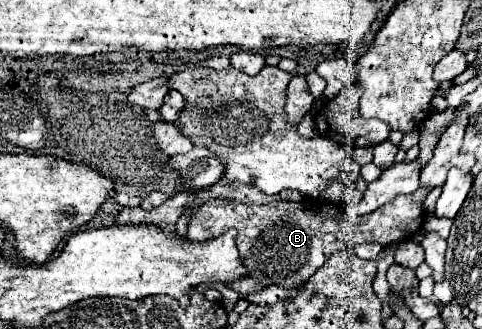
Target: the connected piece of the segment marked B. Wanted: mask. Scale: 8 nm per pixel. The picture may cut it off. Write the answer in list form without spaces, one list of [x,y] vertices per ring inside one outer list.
[[[417,188],[411,194],[395,196],[391,202],[379,206],[371,214],[363,214],[363,216],[355,216],[355,218],[353,218],[351,210],[337,208],[337,204],[325,202],[321,198],[307,198],[307,200],[303,198],[299,202],[279,200],[279,202],[271,202],[271,204],[265,204],[265,206],[243,204],[243,202],[237,202],[237,200],[227,202],[227,200],[221,200],[221,198],[211,198],[205,204],[201,204],[201,208],[195,214],[191,214],[187,240],[205,242],[205,240],[217,238],[219,234],[227,232],[229,228],[235,228],[237,230],[237,238],[235,238],[237,250],[239,250],[243,266],[247,268],[247,276],[255,278],[263,286],[279,284],[283,288],[297,288],[307,278],[311,278],[327,262],[327,258],[331,258],[331,254],[335,254],[339,250],[351,250],[359,242],[375,242],[375,244],[381,244],[381,246],[389,246],[393,242],[401,242],[401,240],[407,240],[407,238],[415,236],[415,232],[419,232],[421,224],[423,224],[421,204],[423,204],[427,194],[429,194],[427,188]]]

